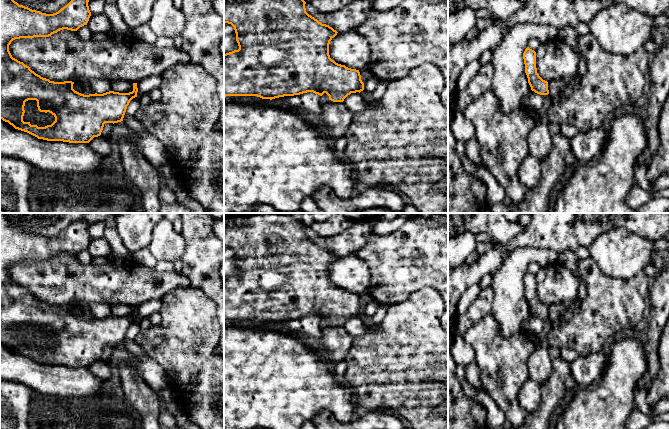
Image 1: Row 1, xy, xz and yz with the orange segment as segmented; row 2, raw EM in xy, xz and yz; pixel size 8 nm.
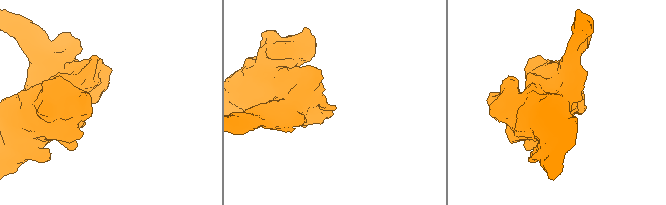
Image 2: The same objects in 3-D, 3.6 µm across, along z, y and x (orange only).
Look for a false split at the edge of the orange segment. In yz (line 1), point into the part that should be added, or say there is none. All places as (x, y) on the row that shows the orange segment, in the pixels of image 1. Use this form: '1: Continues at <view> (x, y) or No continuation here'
1: No continuation here

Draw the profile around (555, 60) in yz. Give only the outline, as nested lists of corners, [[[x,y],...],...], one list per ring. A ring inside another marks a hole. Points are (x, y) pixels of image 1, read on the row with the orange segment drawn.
[[[560,37],[541,43],[535,52],[537,73],[547,82],[574,76],[578,71],[579,55]]]

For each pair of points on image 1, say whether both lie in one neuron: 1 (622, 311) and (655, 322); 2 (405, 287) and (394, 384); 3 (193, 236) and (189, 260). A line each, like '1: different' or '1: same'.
1: different
2: different
3: same

